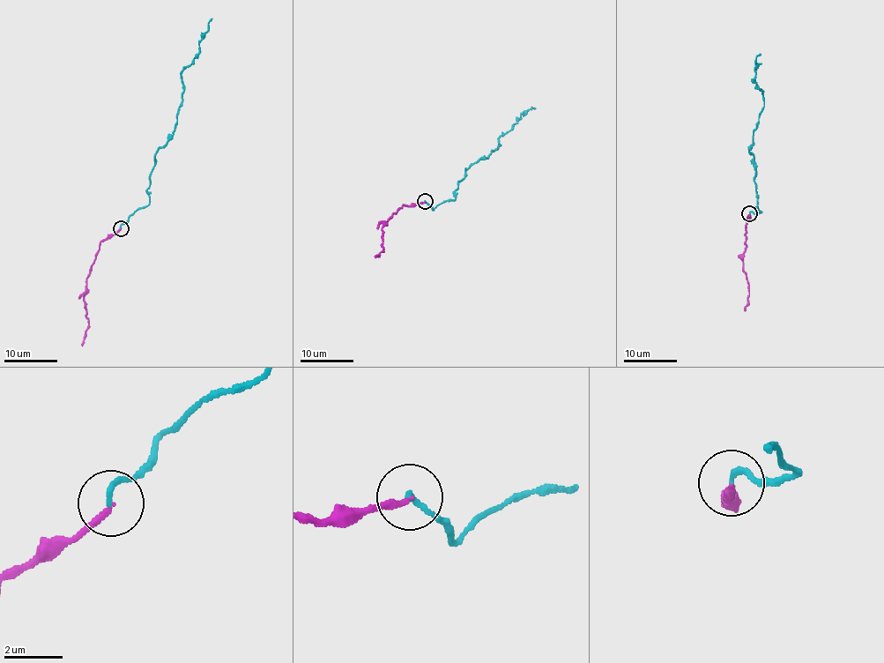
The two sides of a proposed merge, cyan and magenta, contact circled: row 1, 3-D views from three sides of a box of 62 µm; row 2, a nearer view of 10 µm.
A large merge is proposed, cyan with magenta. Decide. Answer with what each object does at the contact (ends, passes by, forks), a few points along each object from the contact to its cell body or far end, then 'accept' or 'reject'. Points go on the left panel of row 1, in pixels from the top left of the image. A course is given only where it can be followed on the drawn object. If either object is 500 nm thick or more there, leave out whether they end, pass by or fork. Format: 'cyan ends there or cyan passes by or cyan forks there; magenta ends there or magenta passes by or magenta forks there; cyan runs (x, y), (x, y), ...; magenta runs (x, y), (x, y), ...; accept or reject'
cyan ends there; magenta ends there; cyan runs (120, 228), (149, 204), (149, 175), (155, 152), (174, 130), (184, 90), (182, 71), (198, 53), (212, 18); magenta runs (120, 228), (100, 243), (86, 279), (84, 302), (88, 326), (82, 346); accept

